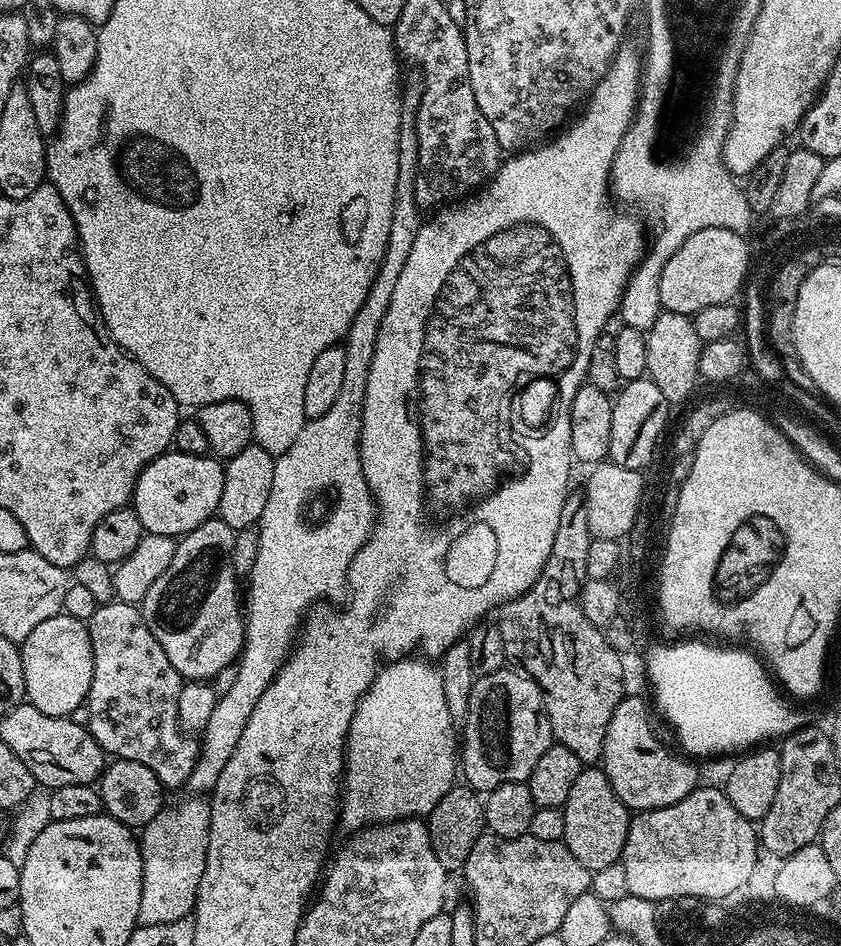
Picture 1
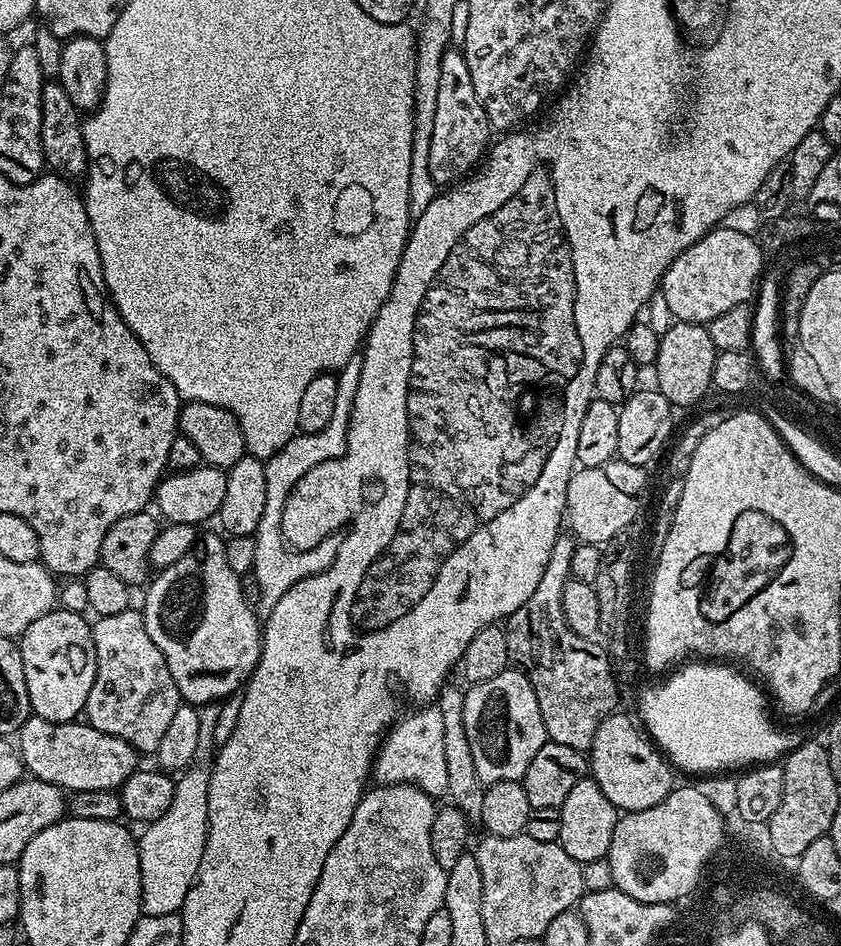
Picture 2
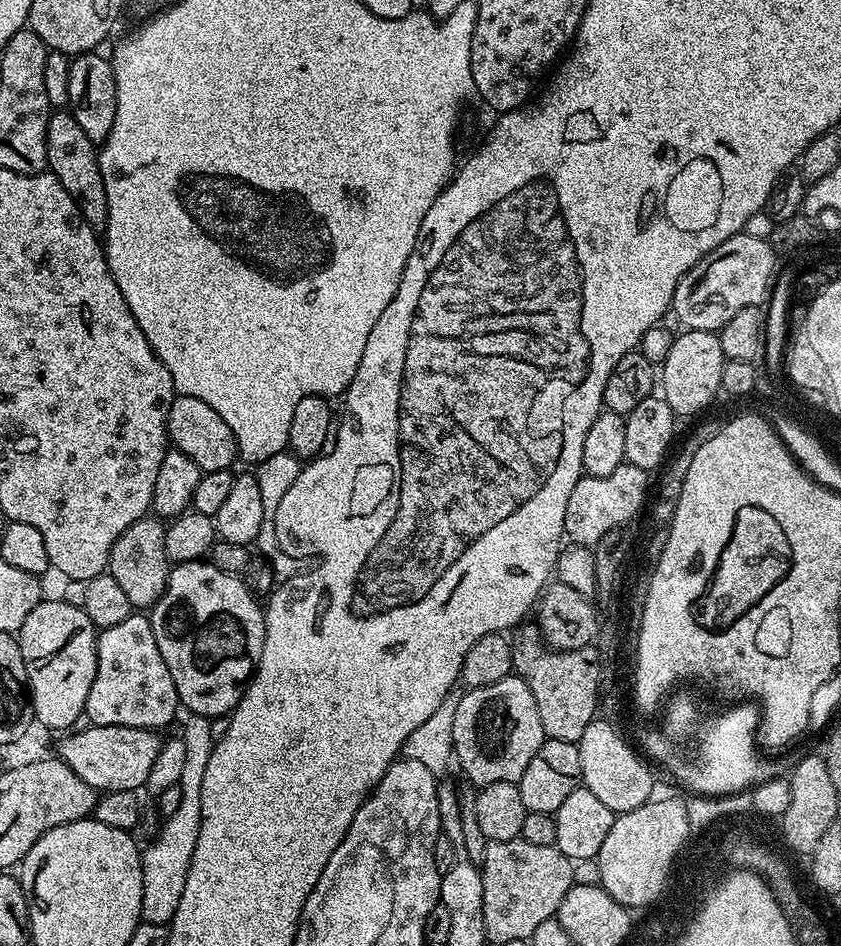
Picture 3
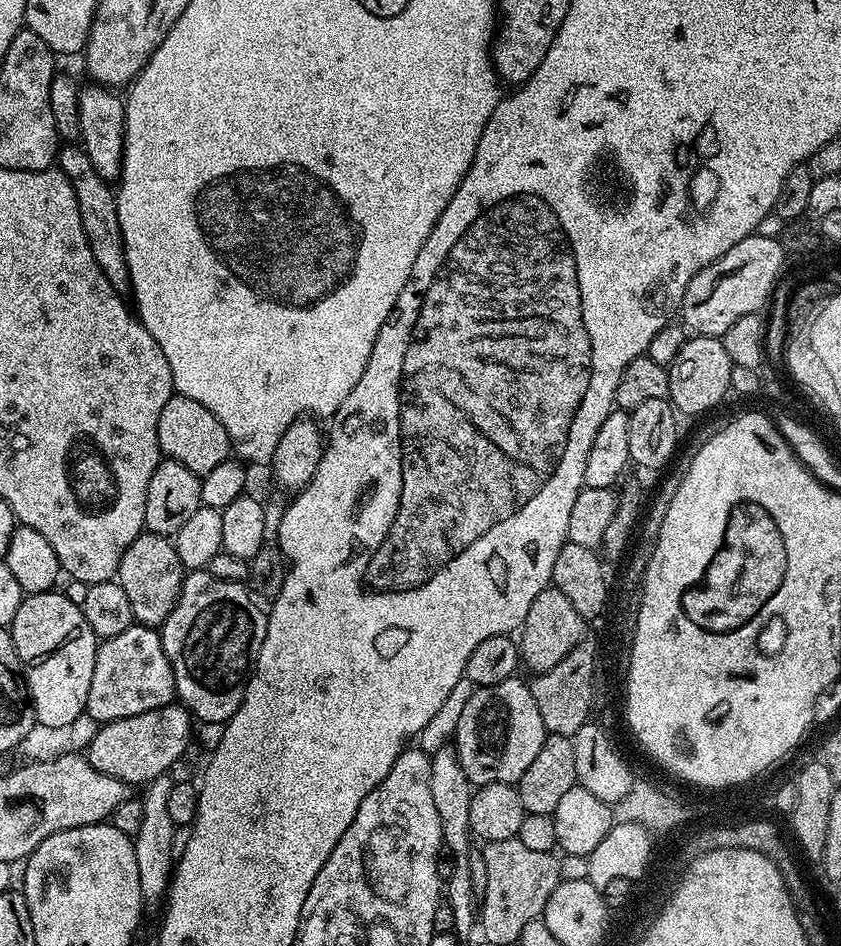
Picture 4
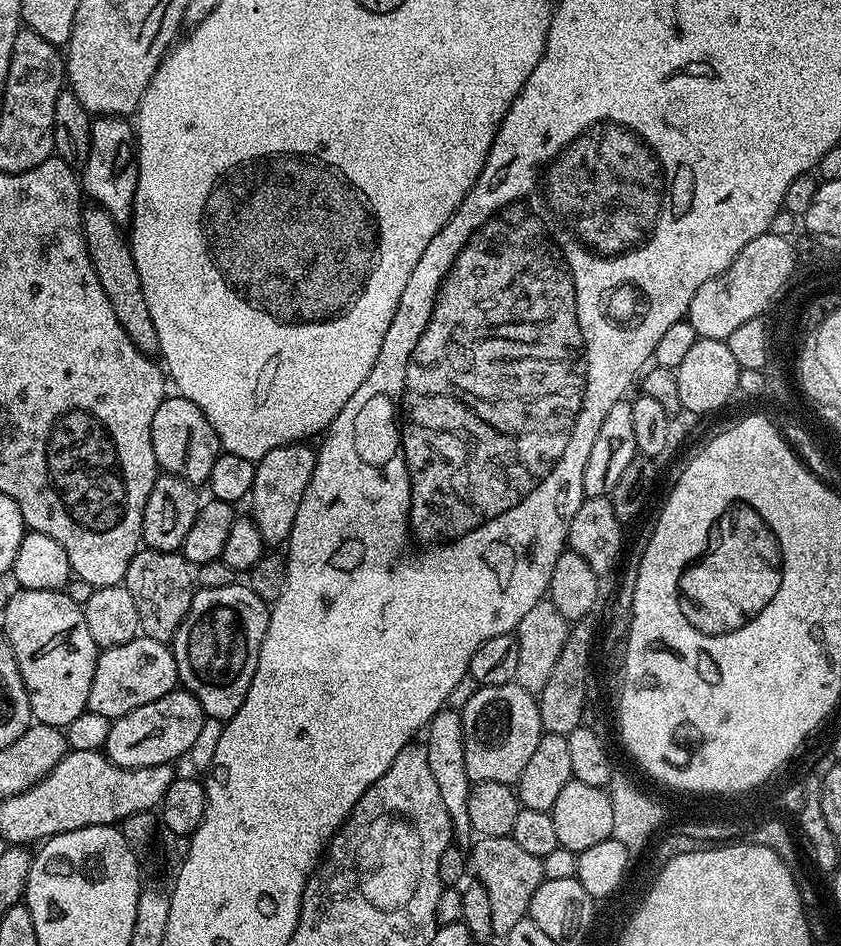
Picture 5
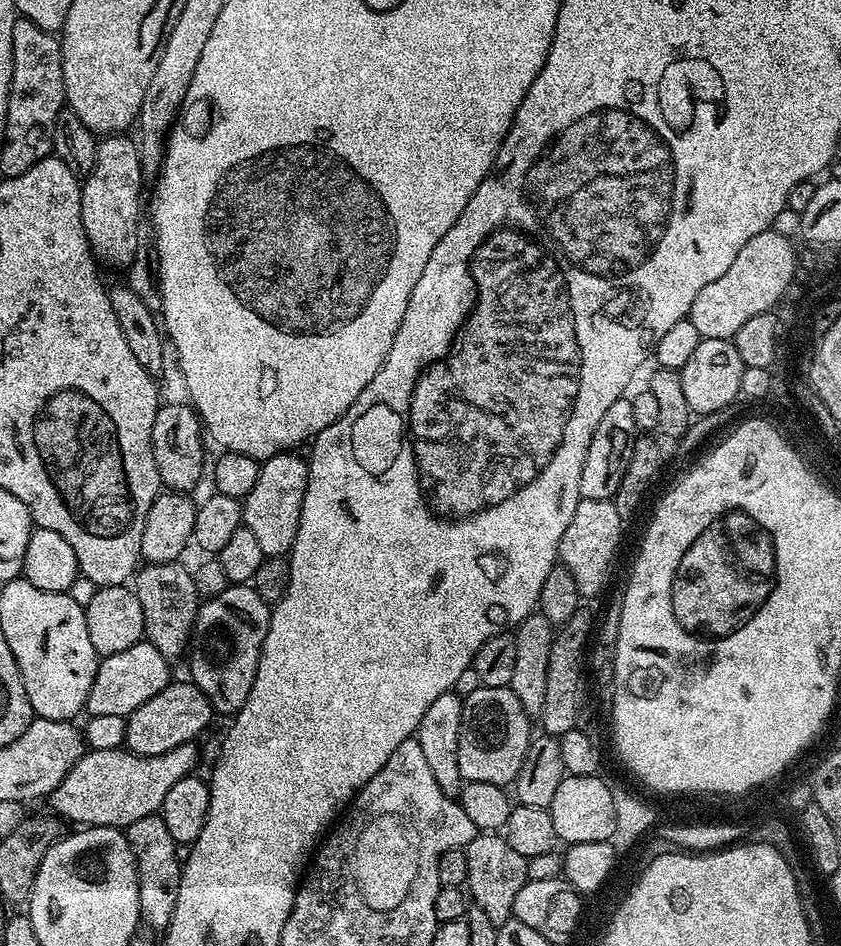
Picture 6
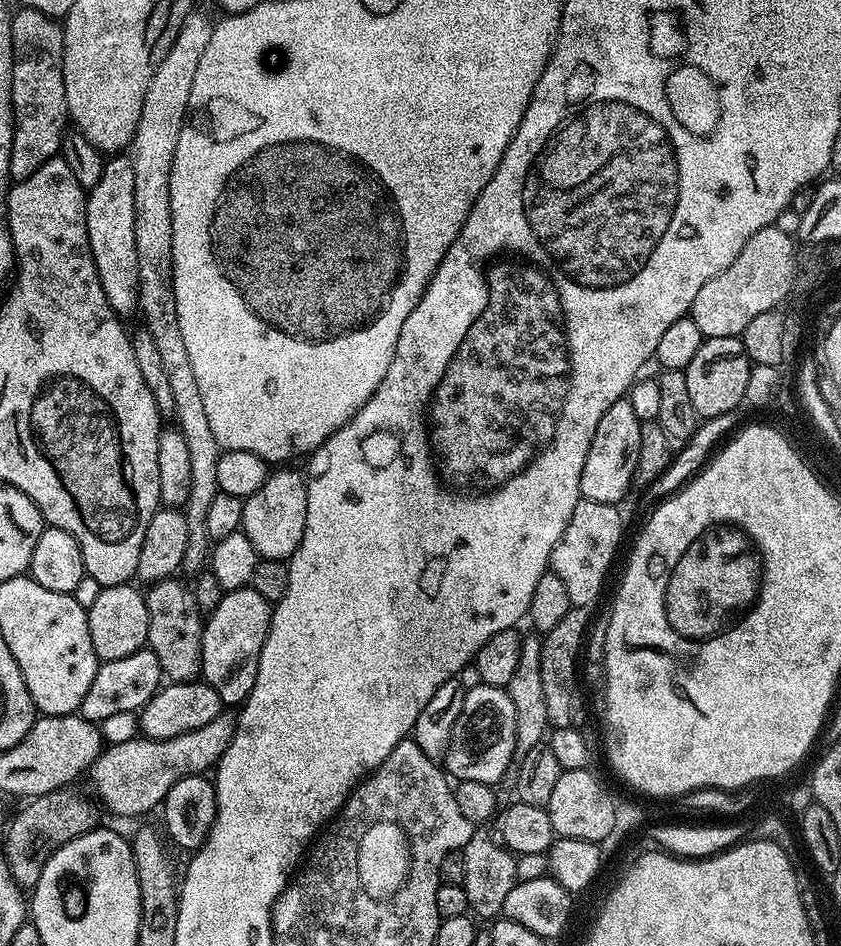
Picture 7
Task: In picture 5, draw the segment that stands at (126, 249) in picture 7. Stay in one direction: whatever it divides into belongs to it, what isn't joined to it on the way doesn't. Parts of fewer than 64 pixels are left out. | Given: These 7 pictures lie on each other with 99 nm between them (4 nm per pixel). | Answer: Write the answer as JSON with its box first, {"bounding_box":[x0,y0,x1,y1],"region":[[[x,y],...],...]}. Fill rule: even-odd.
{"bounding_box":[82,116,138,225],"region":[[[96,116],[90,130],[90,154],[82,166],[82,192],[110,218],[127,225],[132,219],[134,196],[138,190],[136,138],[133,125],[122,116]],[[84,172],[84,176],[83,176]]]}

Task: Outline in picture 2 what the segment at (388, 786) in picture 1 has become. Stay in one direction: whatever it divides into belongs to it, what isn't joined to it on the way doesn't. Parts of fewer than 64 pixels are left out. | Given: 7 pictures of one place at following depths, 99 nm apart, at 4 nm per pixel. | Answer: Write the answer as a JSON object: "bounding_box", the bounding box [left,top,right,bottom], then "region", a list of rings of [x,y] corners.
{"bounding_box":[374,706,447,798],"region":[[[420,706],[417,712],[408,717],[397,719],[390,731],[383,737],[380,751],[376,753],[374,761],[374,780],[377,785],[402,784],[414,788],[421,788],[426,795],[433,798],[443,797],[447,793],[446,786],[446,757],[444,739],[442,738],[442,714],[439,707]]]}

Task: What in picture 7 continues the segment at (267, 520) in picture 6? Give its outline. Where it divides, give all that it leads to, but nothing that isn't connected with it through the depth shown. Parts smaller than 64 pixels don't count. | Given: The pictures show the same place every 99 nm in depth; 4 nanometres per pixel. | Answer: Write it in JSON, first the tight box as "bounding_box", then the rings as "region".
{"bounding_box":[240,470,308,561],"region":[[[284,470],[273,471],[259,490],[246,497],[240,526],[246,538],[250,538],[250,546],[254,546],[257,557],[287,561],[298,550],[306,530],[308,486],[301,473],[299,476],[296,472],[280,471]]]}

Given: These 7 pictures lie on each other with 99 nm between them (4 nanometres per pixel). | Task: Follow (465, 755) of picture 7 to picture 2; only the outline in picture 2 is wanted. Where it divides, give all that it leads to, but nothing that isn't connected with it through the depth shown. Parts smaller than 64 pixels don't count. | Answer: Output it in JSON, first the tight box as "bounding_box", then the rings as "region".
{"bounding_box":[464,670,549,786],"region":[[[519,670],[471,685],[464,694],[464,725],[466,738],[470,738],[470,754],[474,754],[474,770],[478,770],[478,778],[485,786],[503,780],[523,781],[526,766],[549,741],[534,686]]]}

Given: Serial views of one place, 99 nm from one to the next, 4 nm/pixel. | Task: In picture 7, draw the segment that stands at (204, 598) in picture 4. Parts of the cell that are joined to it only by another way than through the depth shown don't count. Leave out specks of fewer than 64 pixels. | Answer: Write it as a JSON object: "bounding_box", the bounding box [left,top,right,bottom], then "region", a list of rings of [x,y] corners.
{"bounding_box":[200,586,273,705],"region":[[[249,586],[233,592],[224,592],[217,608],[206,616],[200,671],[204,683],[218,690],[221,705],[243,705],[250,690],[254,690],[262,646],[266,642],[266,634],[273,620],[272,610],[273,605],[269,604],[266,598],[262,598],[258,590]]]}

